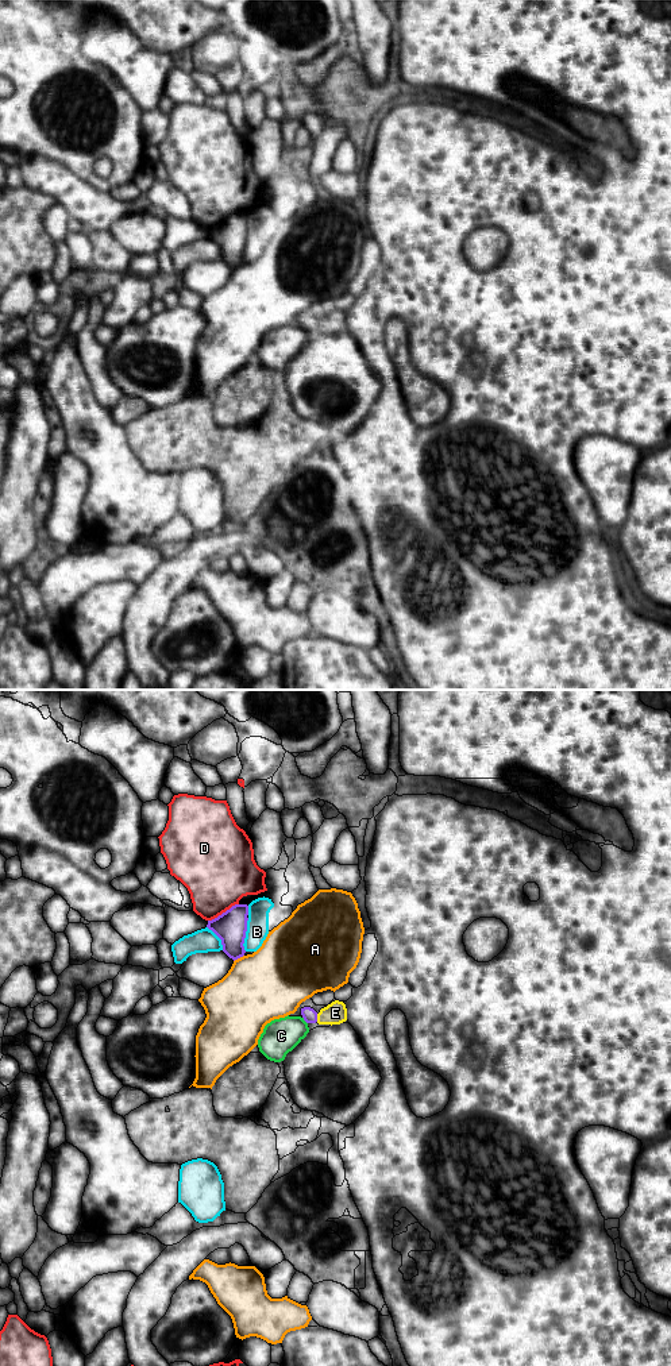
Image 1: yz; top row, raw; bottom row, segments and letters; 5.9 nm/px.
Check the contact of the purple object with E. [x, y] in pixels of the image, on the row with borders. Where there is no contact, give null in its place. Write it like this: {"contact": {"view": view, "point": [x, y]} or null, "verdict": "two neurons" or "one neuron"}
{"contact": {"view": "yz", "point": [316, 1018]}, "verdict": "one neuron"}

